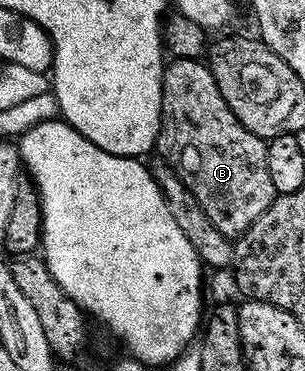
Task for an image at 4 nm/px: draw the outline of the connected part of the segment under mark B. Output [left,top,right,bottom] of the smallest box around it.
[155,59,277,225]

